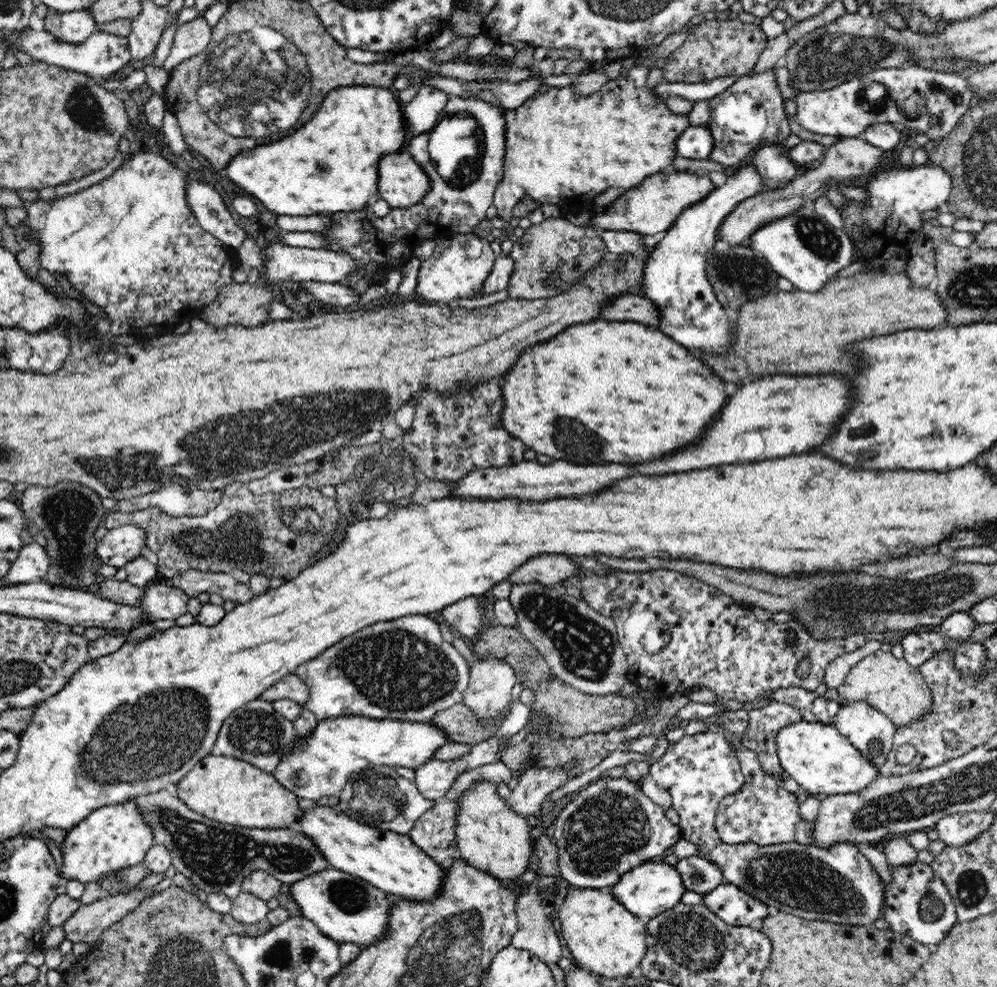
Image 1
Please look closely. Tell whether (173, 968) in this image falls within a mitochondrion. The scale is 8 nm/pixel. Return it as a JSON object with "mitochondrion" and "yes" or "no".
{"mitochondrion":"yes"}

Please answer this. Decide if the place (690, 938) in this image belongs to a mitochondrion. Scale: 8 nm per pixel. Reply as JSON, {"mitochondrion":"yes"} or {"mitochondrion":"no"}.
{"mitochondrion":"yes"}

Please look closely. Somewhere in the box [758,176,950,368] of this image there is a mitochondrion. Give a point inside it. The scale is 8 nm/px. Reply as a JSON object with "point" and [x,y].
{"point":[811,234]}

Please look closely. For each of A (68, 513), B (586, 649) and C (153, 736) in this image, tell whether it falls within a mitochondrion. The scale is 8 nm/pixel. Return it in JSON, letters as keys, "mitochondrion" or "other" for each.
{"A":"mitochondrion","B":"mitochondrion","C":"mitochondrion"}

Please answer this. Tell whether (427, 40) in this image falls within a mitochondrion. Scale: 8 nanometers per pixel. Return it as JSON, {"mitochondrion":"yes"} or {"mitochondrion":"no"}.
{"mitochondrion":"no"}

